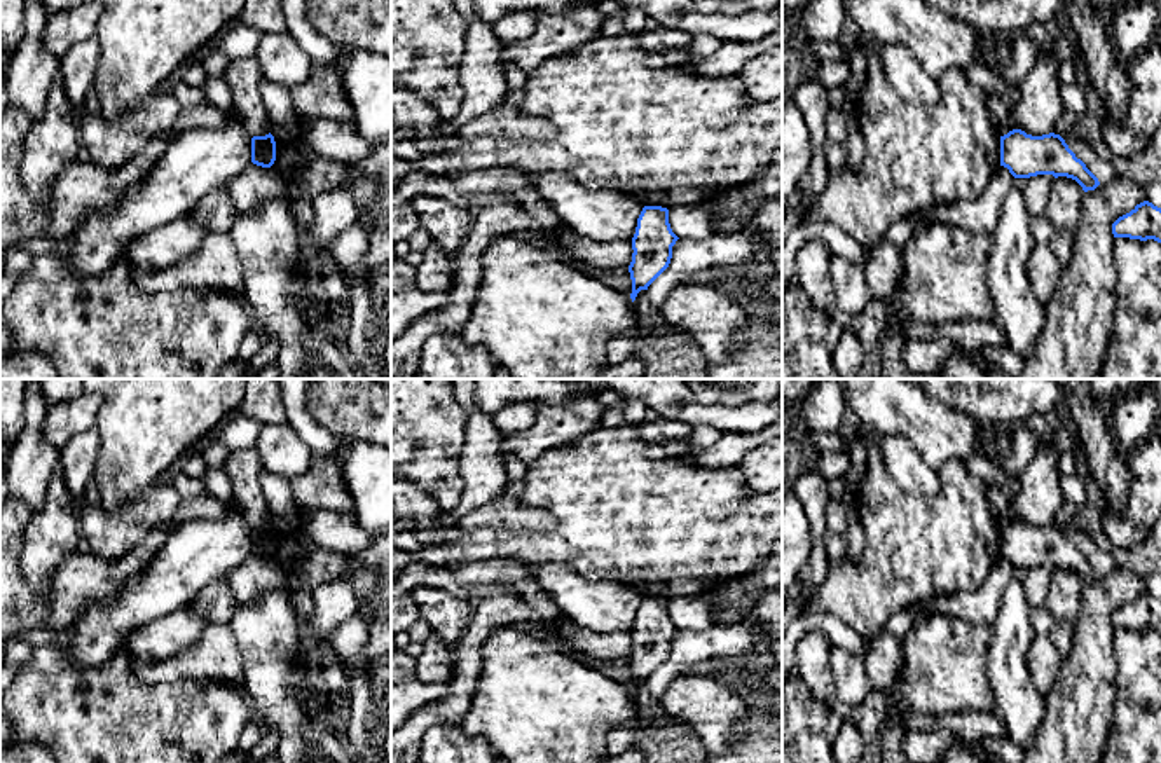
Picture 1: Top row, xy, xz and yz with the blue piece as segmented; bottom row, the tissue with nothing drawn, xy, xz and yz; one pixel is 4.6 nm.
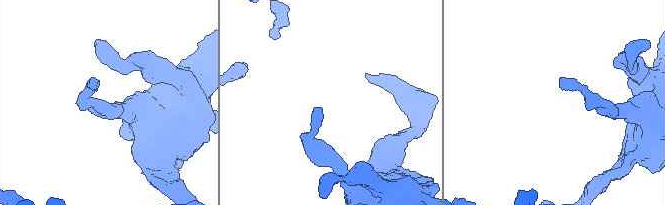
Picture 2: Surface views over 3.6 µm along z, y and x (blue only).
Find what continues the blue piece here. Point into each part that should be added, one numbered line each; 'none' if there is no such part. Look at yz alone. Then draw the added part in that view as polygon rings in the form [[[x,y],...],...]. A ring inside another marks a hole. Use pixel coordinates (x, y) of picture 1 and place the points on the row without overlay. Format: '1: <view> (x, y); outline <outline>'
none

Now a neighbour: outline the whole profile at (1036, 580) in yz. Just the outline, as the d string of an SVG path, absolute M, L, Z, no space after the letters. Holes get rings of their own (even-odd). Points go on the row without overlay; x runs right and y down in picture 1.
M1037 566L1030 569L1016 569L1021 578L1028 604L1034 608L1044 608L1044 597L1055 573L1053 566Z

